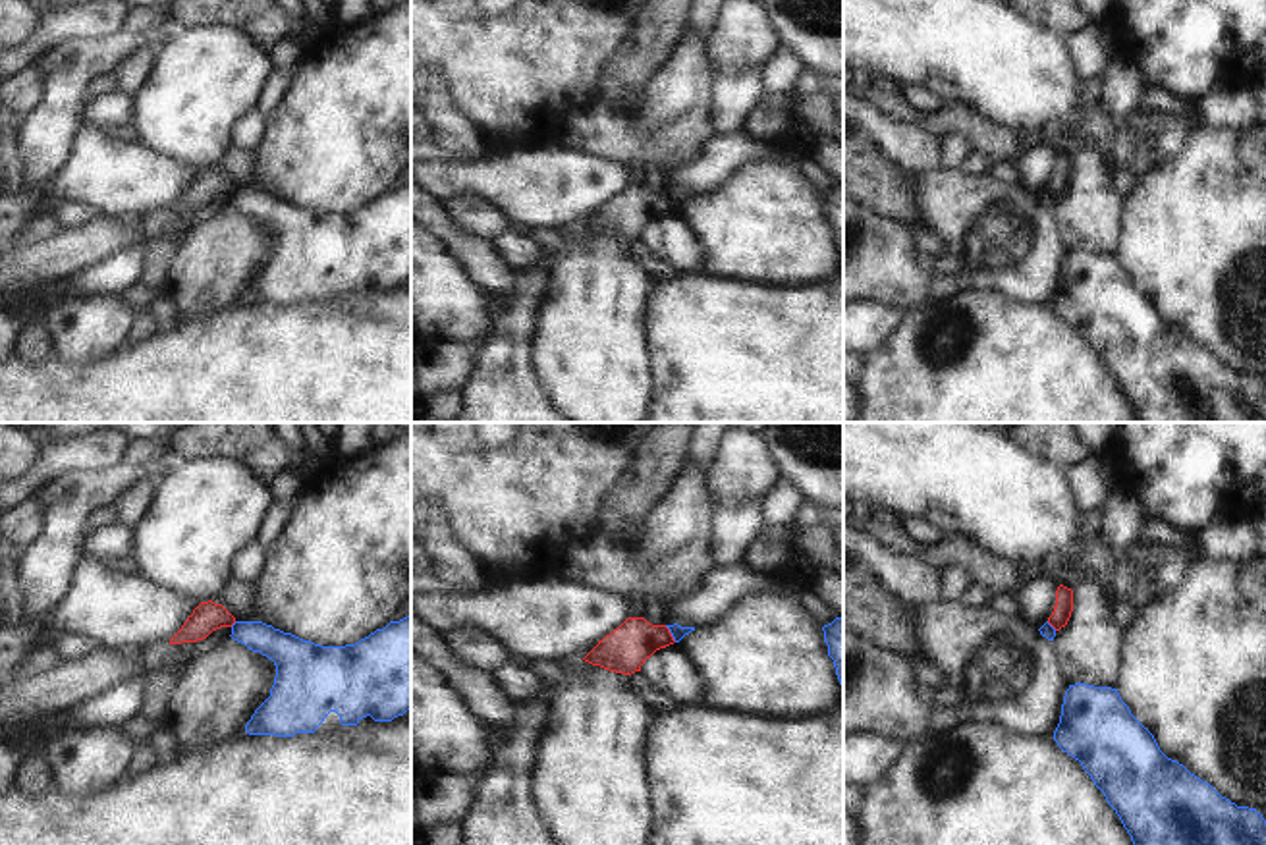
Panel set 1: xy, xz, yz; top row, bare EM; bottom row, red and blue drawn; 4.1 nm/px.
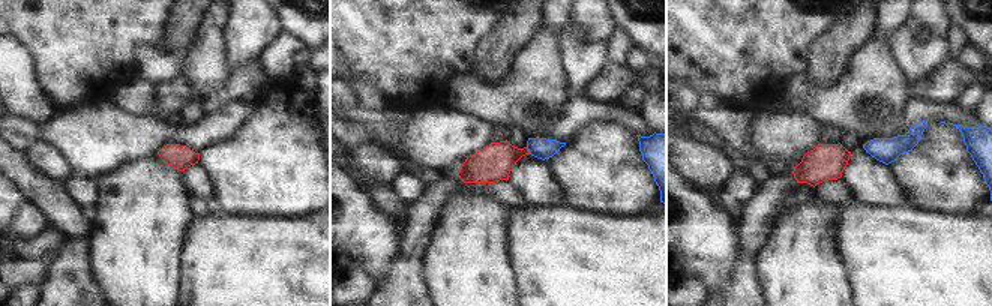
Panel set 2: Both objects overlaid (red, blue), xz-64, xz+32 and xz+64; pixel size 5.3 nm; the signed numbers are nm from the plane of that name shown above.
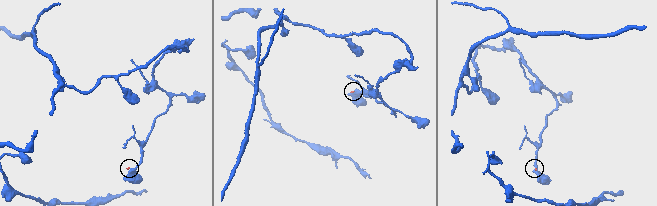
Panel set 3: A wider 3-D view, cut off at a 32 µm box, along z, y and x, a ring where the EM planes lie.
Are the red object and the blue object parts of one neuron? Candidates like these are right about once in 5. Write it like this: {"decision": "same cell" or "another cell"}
{"decision": "another cell"}

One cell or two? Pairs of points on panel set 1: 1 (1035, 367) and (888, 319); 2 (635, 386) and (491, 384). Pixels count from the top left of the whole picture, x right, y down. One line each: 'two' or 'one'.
1: two
2: two

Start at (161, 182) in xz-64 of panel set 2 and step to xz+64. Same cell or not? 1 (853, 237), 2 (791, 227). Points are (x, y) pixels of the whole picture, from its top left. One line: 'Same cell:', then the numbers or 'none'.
Same cell: 2

